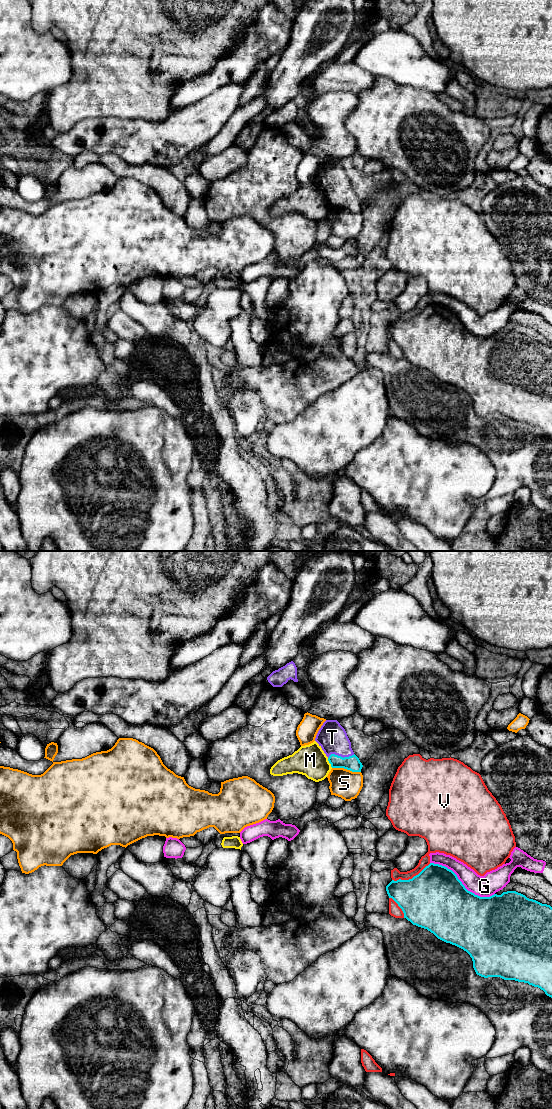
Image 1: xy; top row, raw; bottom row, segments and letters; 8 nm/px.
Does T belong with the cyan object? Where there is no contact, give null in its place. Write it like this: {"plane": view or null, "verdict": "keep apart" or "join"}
{"plane": "xy", "verdict": "join"}

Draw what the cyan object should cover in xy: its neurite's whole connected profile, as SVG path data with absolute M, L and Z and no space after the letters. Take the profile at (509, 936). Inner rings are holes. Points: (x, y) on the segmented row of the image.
M430 863L418 875L409 880L392 880L387 886L386 891L389 898L392 898L404 913L404 918L410 921L413 925L427 929L433 933L438 939L455 945L466 951L473 961L473 968L477 975L488 977L500 977L504 980L515 980L518 982L528 983L534 987L538 987L545 994L552 998L552 907L547 904L542 904L536 900L529 899L525 895L516 891L503 892L501 895L494 894L490 897L480 897L468 891L457 875L445 866Z

